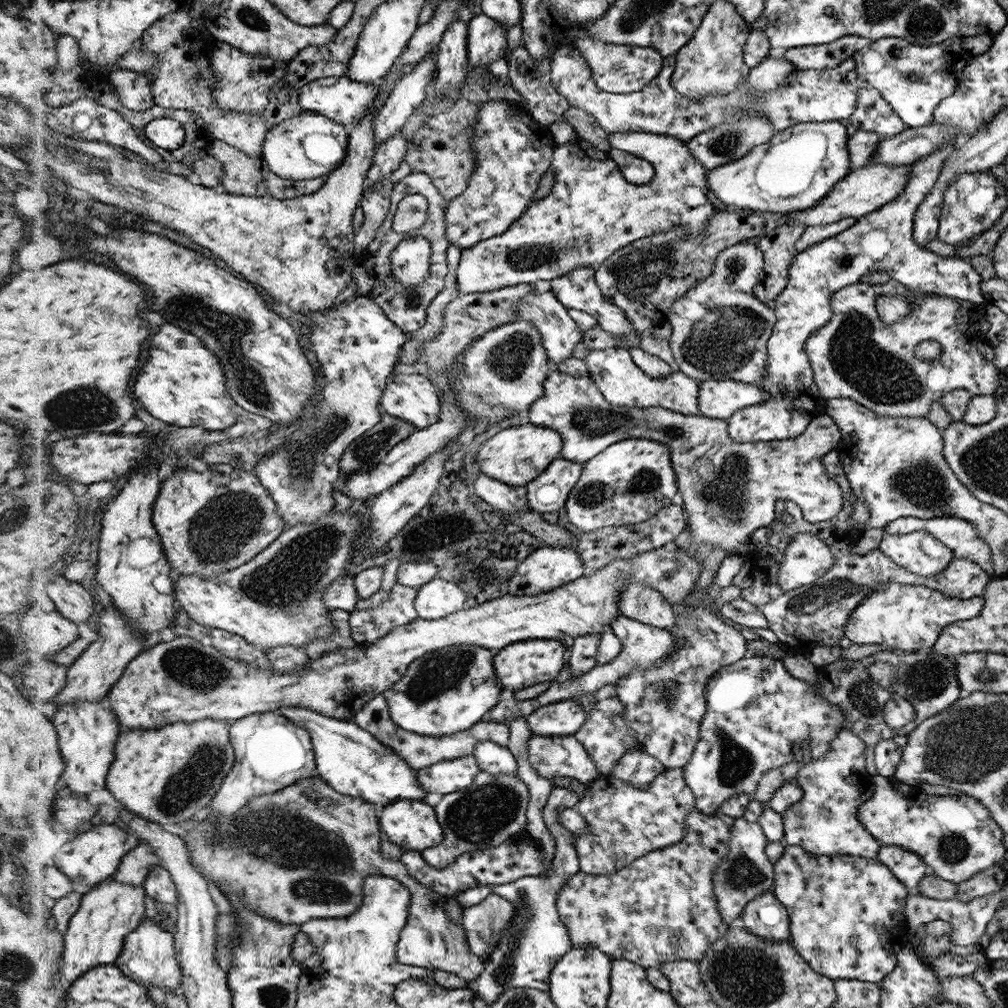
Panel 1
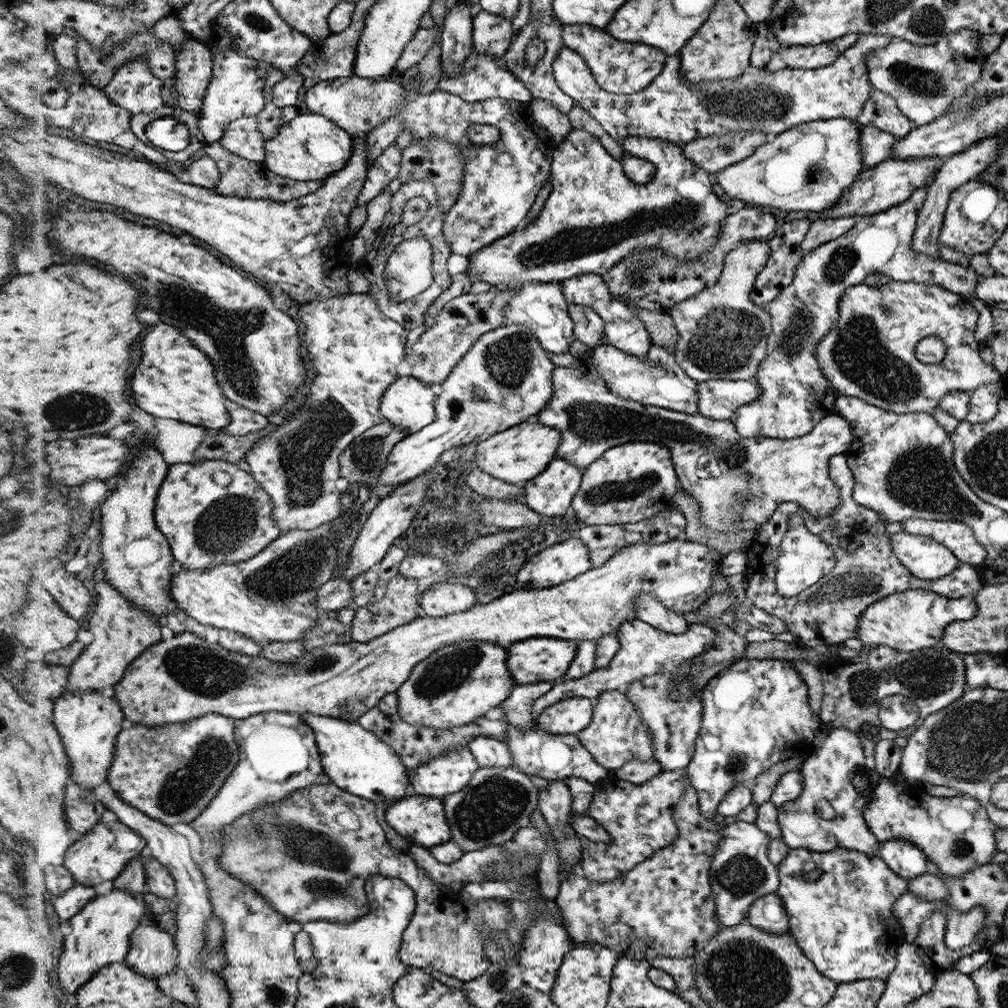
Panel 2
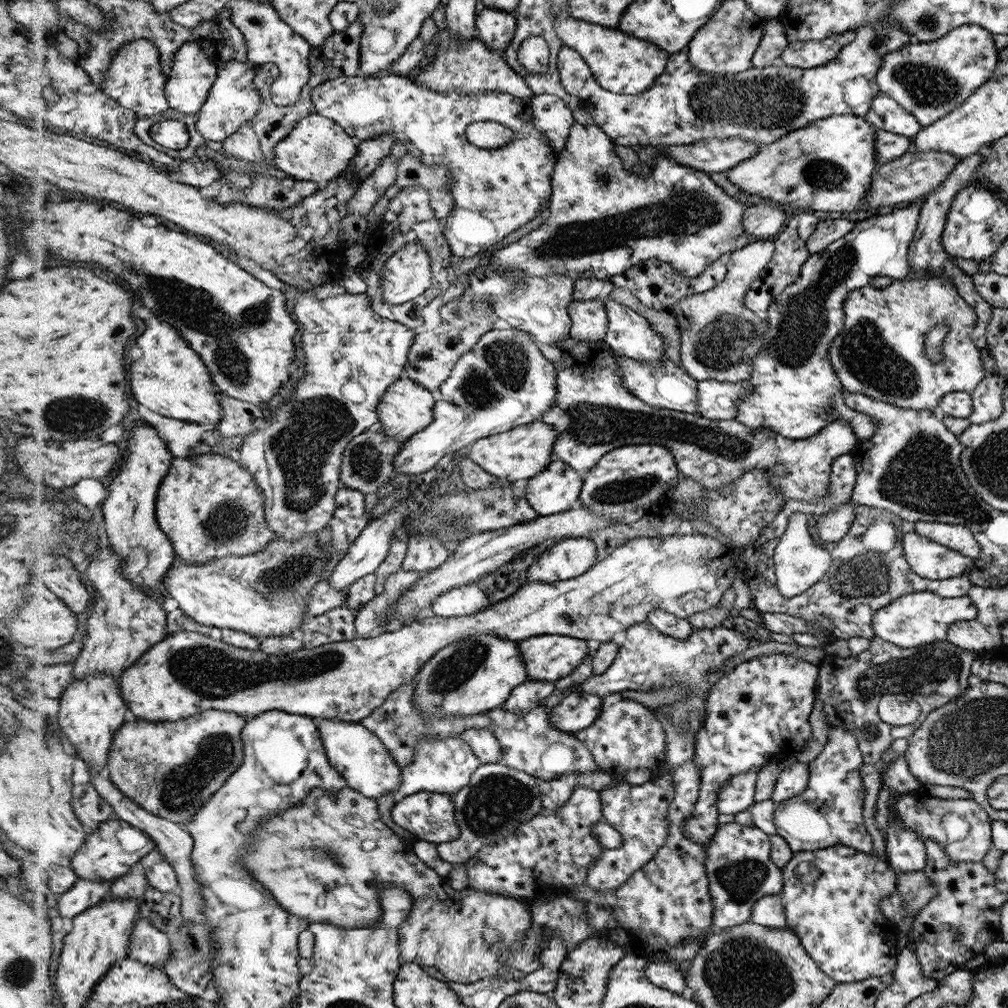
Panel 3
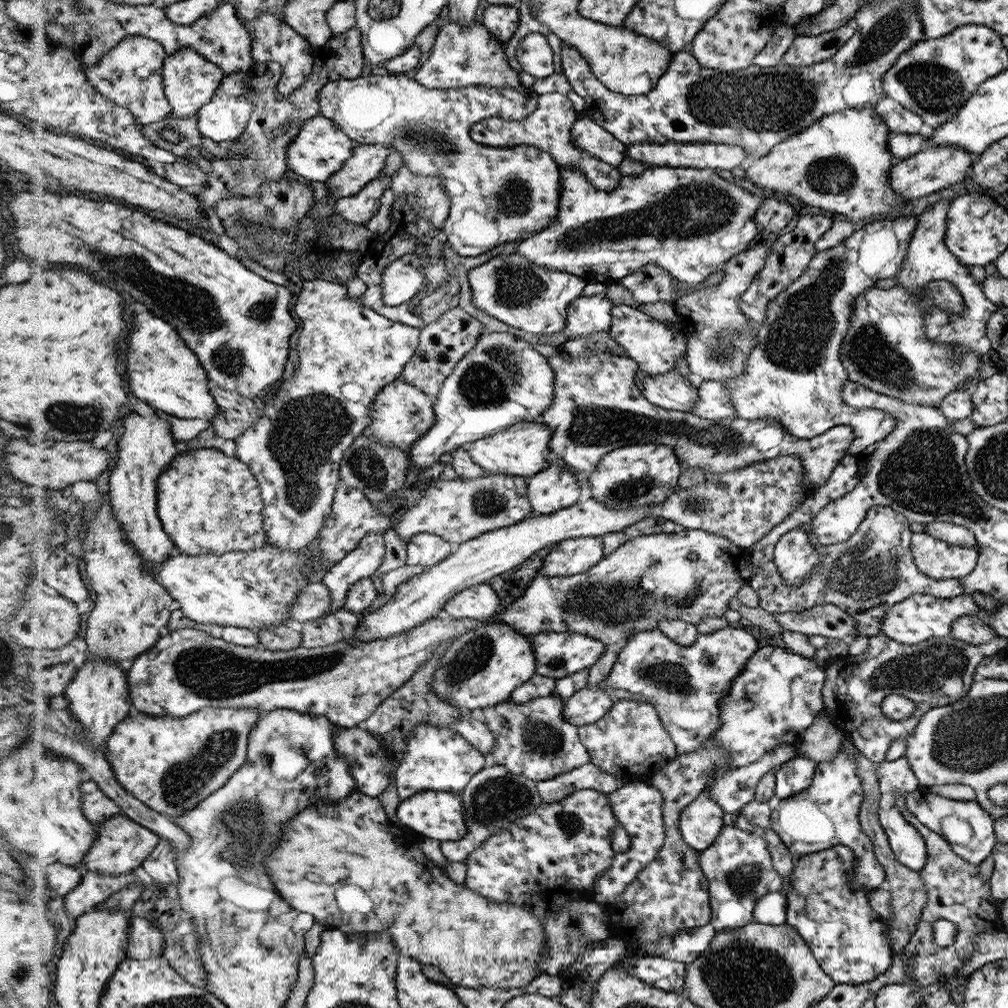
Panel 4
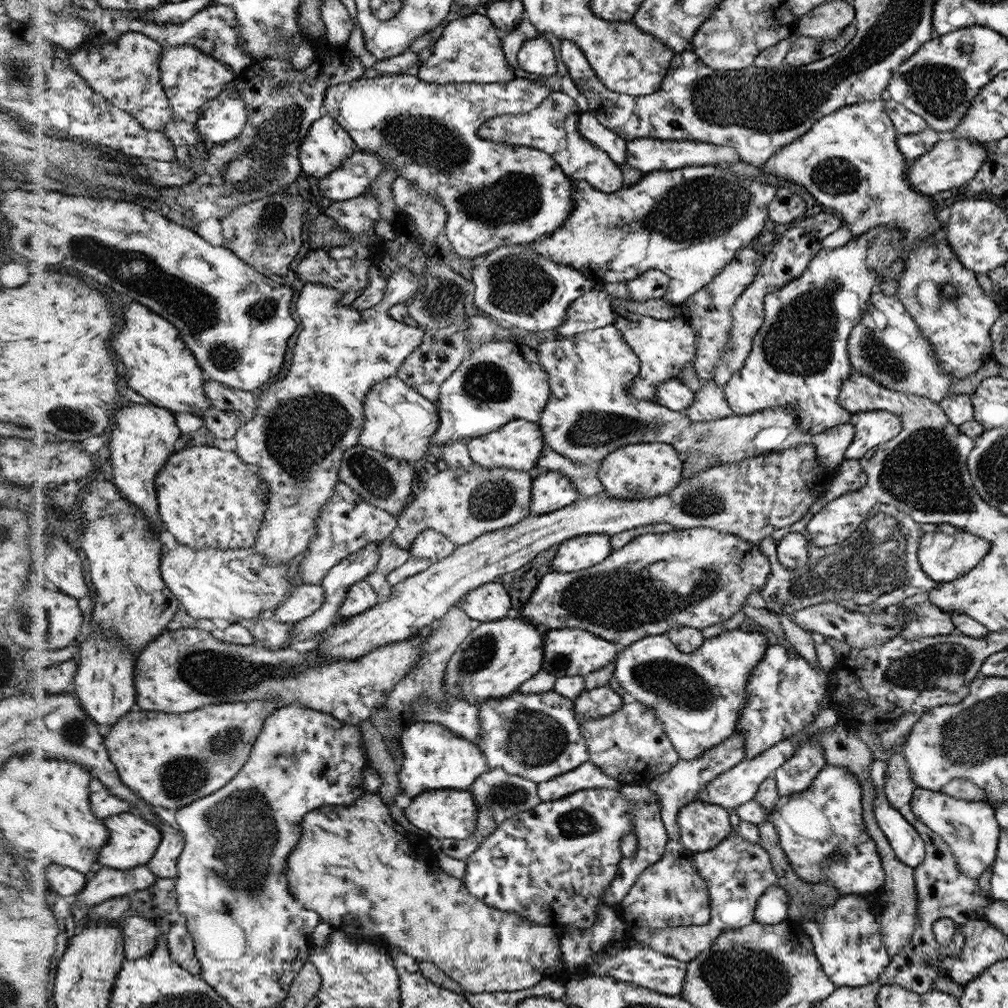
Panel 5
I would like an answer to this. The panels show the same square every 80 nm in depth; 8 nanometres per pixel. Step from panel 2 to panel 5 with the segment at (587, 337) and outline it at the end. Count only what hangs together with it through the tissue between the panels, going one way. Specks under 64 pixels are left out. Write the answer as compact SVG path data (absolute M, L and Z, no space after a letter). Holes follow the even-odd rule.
M594 288L584 297L578 298L568 310L565 325L558 327L557 332L563 338L604 328L616 321L617 310L610 304L612 296Z

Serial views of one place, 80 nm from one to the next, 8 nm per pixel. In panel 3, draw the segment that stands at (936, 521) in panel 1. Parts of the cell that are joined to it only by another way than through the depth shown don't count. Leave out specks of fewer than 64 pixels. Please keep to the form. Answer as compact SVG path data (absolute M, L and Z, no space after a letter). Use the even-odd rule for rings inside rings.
M918 521L914 523L914 533L924 535L934 542L945 544L947 547L960 551L968 558L973 558L975 562L981 555L978 541L974 539L969 528L964 525Z

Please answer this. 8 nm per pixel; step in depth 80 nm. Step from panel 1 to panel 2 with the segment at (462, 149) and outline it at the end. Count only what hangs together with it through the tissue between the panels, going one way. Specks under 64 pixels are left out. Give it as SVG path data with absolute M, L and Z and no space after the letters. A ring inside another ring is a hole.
M430 139L422 148L420 145L412 144L403 148L401 169L398 178L402 183L413 180L424 179L433 182L437 188L437 198L443 211L448 212L451 206L456 204L456 200L463 188L463 178L465 178L465 158L461 148L456 143L442 141L440 139Z

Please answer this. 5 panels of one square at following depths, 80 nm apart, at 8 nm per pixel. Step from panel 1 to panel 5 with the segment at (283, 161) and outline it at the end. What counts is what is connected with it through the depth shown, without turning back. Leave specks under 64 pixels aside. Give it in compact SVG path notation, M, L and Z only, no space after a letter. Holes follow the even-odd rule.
M325 114L312 124L300 146L303 173L318 179L328 177L356 151L357 143L349 131Z

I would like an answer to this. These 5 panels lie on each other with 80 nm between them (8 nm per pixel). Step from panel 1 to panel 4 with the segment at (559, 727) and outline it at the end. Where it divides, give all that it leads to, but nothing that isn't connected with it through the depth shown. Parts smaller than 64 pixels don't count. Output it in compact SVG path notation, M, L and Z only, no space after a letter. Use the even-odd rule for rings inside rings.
M598 687L575 692L563 702L563 719L574 726L592 725L616 704L612 694Z

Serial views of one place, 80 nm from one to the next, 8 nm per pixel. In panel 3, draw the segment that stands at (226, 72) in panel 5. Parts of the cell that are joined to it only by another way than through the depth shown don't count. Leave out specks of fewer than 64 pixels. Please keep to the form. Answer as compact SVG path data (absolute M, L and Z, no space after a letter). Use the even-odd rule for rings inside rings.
M197 42L186 43L176 56L173 73L167 77L167 95L171 106L190 115L198 115L221 76L222 64L210 58Z

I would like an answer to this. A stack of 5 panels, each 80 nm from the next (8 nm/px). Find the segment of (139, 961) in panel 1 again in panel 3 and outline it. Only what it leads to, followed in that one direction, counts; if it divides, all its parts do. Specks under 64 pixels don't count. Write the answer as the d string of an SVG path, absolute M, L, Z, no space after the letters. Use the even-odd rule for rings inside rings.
M140 918L131 938L129 958L162 967L175 949L170 932L158 928L150 919Z

